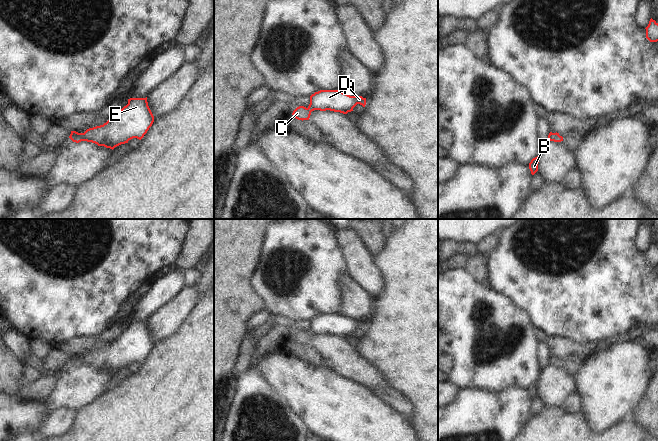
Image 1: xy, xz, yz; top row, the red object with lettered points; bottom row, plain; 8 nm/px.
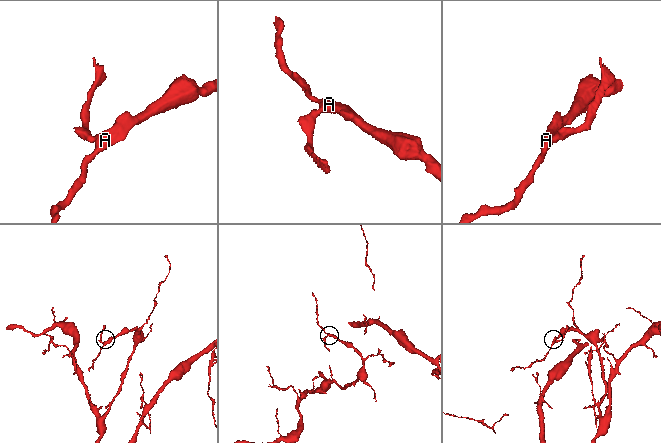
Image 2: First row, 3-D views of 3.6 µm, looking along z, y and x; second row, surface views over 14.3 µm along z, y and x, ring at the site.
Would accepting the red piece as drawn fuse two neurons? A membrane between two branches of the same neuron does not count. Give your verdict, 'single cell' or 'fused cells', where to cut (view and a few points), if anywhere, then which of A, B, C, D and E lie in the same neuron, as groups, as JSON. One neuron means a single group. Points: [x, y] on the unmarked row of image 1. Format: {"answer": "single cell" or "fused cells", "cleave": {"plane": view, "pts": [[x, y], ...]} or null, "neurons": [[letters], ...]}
{"answer": "single cell", "cleave": null, "neurons": [["A", "B", "C", "D", "E"]]}

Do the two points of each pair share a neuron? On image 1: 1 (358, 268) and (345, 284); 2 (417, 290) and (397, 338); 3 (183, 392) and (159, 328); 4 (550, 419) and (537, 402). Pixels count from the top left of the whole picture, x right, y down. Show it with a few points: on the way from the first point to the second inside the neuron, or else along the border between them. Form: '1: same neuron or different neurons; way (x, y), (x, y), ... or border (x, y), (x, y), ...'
1: different neurons; border (346, 272), (366, 292)
2: same neuron; way (417, 302), (417, 318), (409, 326)
3: different neurons; border (181, 324), (175, 332), (154, 345)
4: different neurons; border (545, 405), (530, 418)

